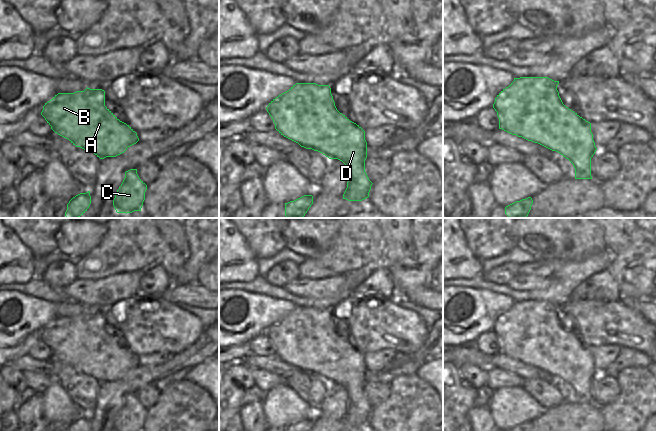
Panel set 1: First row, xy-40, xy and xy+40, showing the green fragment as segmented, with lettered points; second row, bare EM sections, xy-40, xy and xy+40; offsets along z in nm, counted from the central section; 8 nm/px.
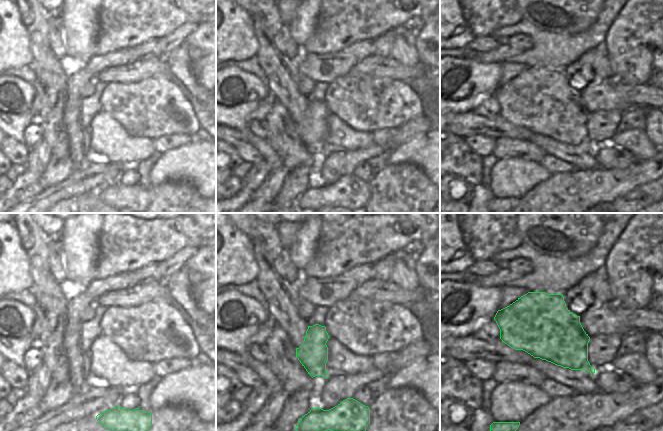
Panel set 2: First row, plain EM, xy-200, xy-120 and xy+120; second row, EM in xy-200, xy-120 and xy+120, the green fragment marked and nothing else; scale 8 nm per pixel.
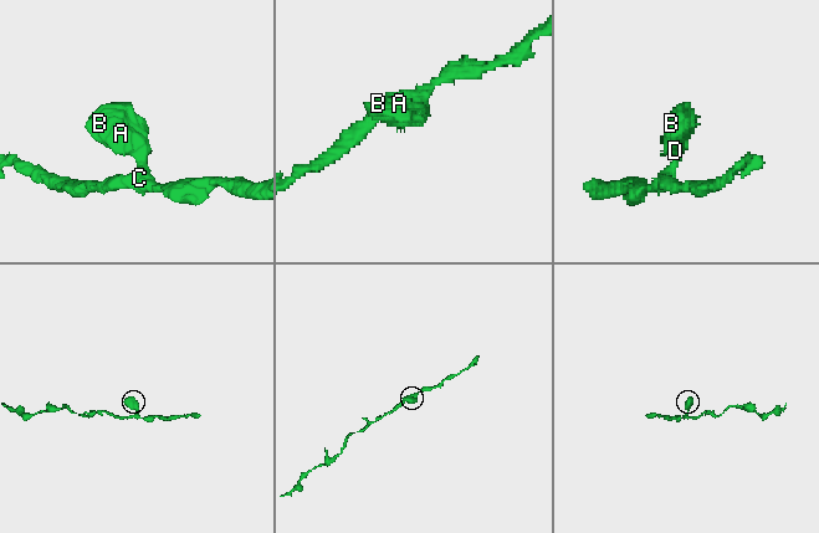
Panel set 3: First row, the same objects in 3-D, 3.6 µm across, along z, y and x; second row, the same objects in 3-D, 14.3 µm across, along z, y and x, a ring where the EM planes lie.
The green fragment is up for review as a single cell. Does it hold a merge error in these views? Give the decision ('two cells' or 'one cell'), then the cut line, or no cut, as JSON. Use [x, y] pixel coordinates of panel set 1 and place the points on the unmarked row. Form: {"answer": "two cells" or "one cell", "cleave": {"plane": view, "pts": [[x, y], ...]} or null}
{"answer": "one cell", "cleave": null}

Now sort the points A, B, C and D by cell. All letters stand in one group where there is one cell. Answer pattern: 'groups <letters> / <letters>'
groups A B C D

